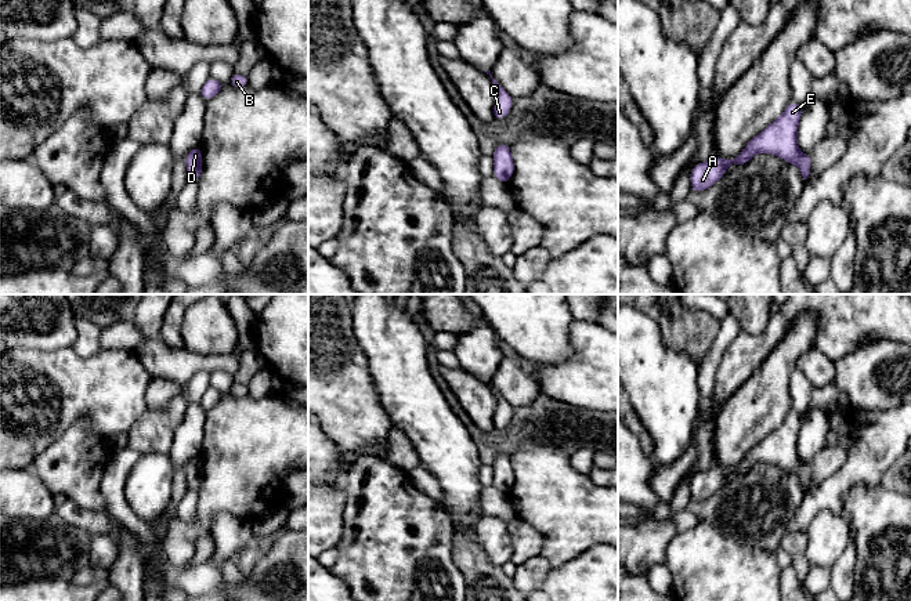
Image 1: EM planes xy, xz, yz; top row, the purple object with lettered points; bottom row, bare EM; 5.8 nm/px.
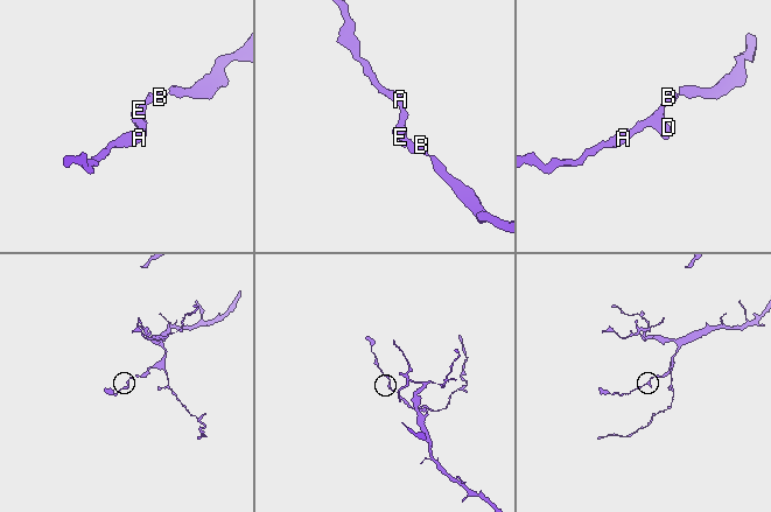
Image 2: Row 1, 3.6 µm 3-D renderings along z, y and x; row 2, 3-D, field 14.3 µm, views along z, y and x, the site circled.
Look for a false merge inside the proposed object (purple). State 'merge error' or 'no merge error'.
no merge error

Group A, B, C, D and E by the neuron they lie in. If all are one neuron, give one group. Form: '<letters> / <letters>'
A B C D E

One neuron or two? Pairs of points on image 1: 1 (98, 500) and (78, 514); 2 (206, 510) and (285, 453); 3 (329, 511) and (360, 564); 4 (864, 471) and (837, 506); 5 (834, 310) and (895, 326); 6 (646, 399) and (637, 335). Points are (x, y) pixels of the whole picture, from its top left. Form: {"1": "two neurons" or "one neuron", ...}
{"1": "two neurons", "2": "one neuron", "3": "two neurons", "4": "one neuron", "5": "one neuron", "6": "one neuron"}

